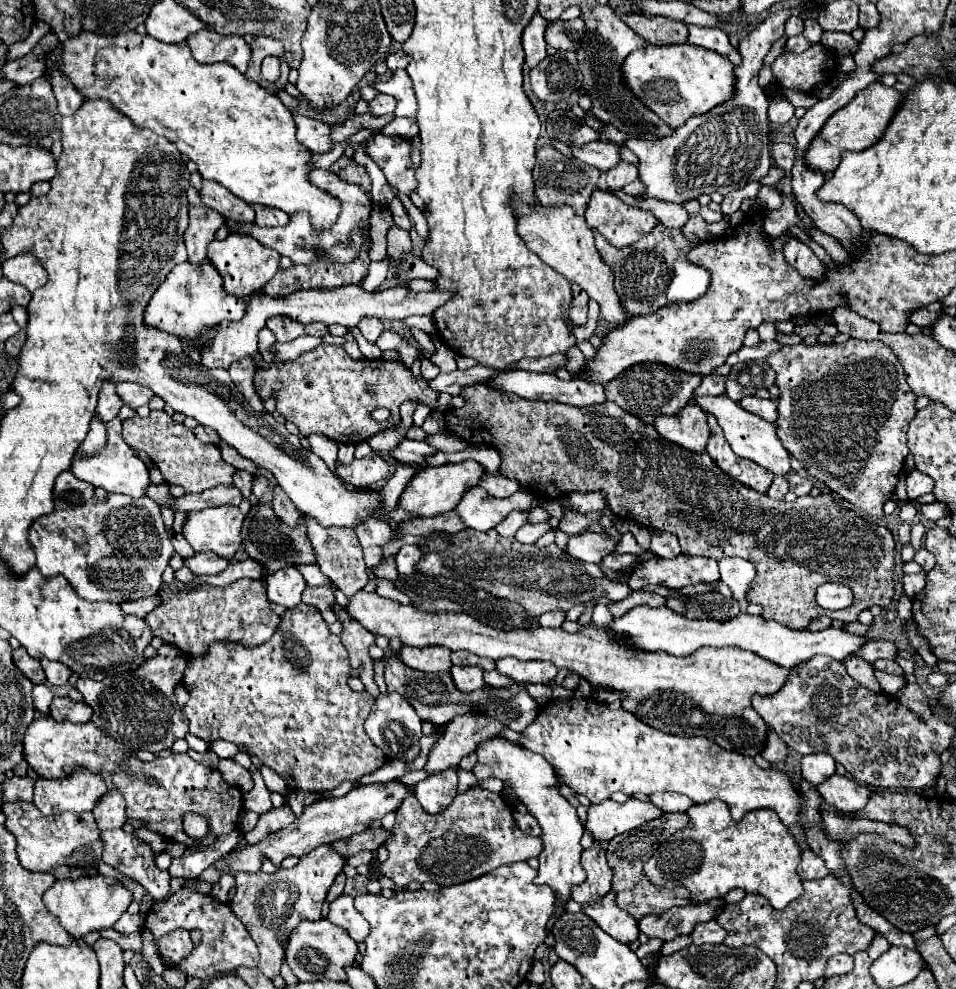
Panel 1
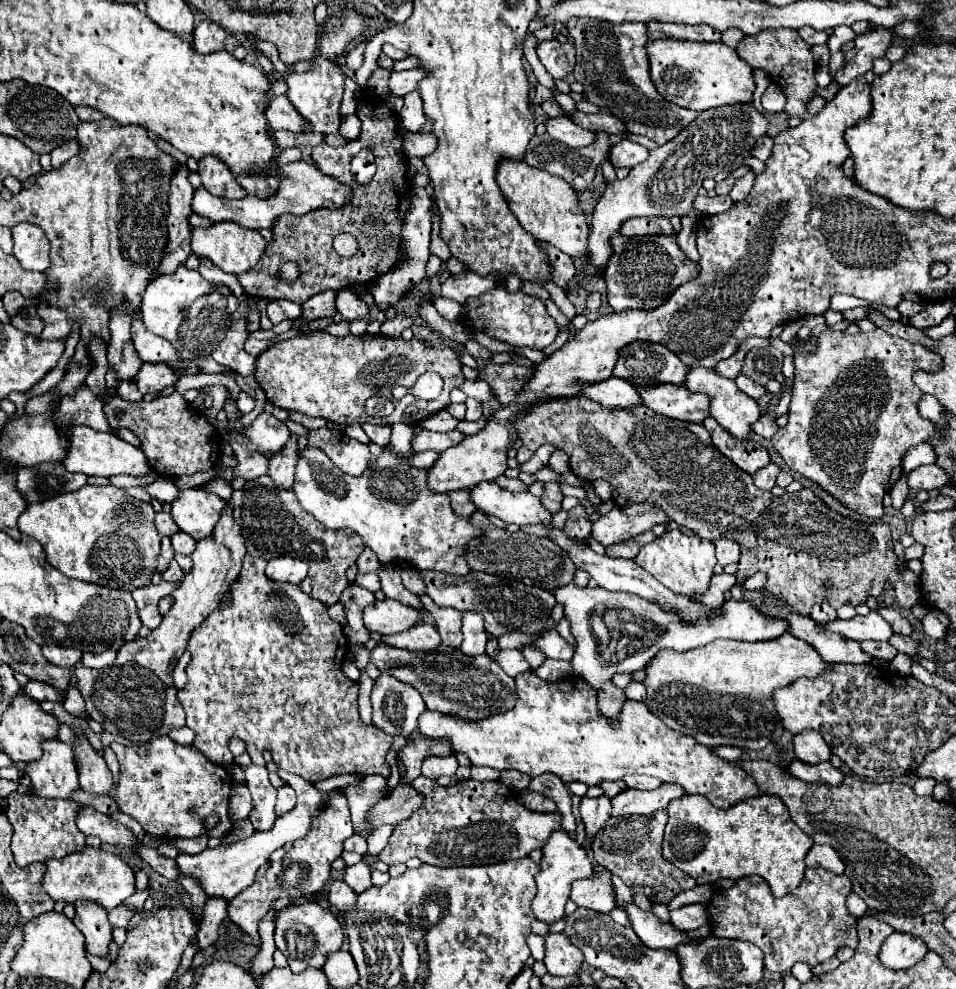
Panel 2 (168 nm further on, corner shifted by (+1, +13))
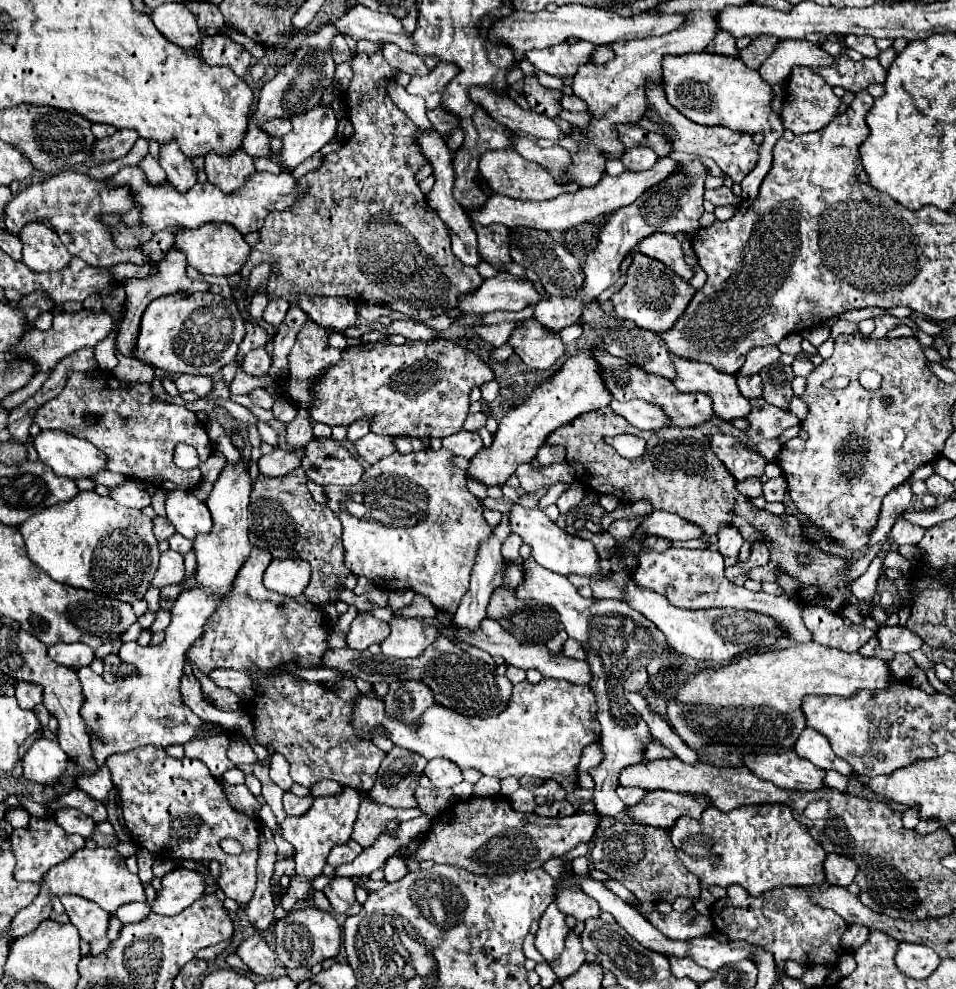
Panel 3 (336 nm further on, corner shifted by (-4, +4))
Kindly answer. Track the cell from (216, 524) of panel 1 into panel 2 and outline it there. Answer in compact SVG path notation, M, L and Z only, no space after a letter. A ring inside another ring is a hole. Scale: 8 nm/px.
M187 489L179 491L179 495L173 499L171 517L179 529L189 533L193 539L205 539L213 533L221 507L225 507L221 497L205 493L203 489Z

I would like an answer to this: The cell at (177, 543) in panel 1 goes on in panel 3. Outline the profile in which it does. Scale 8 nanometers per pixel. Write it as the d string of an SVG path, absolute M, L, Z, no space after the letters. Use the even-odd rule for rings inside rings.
M156 518L154 520L154 536L158 538L158 540L168 540L172 534L174 534L176 530L174 530L174 526L166 520L166 518Z

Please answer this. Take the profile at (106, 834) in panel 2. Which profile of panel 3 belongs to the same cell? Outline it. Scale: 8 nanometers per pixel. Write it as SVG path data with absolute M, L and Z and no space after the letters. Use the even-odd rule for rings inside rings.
M76 808L58 810L54 812L54 818L68 834L80 834L82 838L92 838L96 832L96 822Z

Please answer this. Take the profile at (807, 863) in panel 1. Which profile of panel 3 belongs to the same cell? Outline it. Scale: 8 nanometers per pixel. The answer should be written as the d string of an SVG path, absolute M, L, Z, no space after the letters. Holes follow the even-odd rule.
M828 854L824 860L824 872L826 880L832 886L850 886L854 876L856 876L856 864L840 854Z

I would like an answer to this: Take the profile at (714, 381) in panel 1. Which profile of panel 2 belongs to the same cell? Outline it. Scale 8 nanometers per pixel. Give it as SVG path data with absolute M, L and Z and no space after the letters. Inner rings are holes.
M741 349L741 351L737 351L737 355L731 355L729 359L717 363L717 367L715 367L717 373L721 373L721 375L725 375L725 377L729 377L729 379L735 379L735 377L741 373L745 355L747 355L747 351Z

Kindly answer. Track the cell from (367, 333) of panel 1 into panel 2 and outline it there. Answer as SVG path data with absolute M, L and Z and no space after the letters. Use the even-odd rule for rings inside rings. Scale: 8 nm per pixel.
M351 287L337 291L335 309L345 321L361 319L361 317L367 317L367 313L369 313L369 307L357 297L357 293Z

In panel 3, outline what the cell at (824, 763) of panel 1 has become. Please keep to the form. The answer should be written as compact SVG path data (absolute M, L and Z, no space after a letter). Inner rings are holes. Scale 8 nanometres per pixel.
M806 728L800 734L794 750L796 750L796 754L800 758L810 760L814 766L818 766L822 770L836 770L836 772L840 772L844 776L850 776L852 774L850 764L846 760L838 758L832 752L832 748L828 744L828 738L824 734L820 734L820 732L812 730L812 728Z

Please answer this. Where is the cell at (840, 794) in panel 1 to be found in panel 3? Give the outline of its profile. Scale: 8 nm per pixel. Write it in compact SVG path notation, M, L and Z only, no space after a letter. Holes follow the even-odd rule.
M794 750L784 754L764 754L746 756L746 766L762 780L774 782L778 788L786 790L820 790L826 772L814 768L808 760L802 760Z

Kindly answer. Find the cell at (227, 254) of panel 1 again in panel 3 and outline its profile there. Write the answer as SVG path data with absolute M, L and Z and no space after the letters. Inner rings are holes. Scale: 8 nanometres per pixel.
M206 224L196 230L182 230L176 236L176 248L180 248L188 264L196 268L202 274L210 276L232 276L242 270L246 260L250 258L250 244L244 240L244 236L230 224Z

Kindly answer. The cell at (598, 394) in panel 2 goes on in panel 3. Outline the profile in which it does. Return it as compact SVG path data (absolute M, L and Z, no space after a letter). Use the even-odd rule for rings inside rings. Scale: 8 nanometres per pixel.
M612 400L610 408L620 416L624 416L632 426L642 430L656 430L668 424L668 418L664 416L664 412L658 406L644 400L628 400L628 402Z

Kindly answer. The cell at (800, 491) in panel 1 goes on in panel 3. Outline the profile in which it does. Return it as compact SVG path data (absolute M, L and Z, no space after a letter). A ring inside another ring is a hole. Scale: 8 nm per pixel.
M784 476L772 478L764 484L764 498L768 502L782 502L786 498L786 480L784 480Z

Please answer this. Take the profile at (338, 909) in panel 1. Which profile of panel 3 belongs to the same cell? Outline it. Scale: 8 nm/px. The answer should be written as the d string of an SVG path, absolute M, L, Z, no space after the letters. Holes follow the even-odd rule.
M332 878L330 884L324 888L324 894L328 896L336 914L344 914L356 902L354 882L350 878Z

